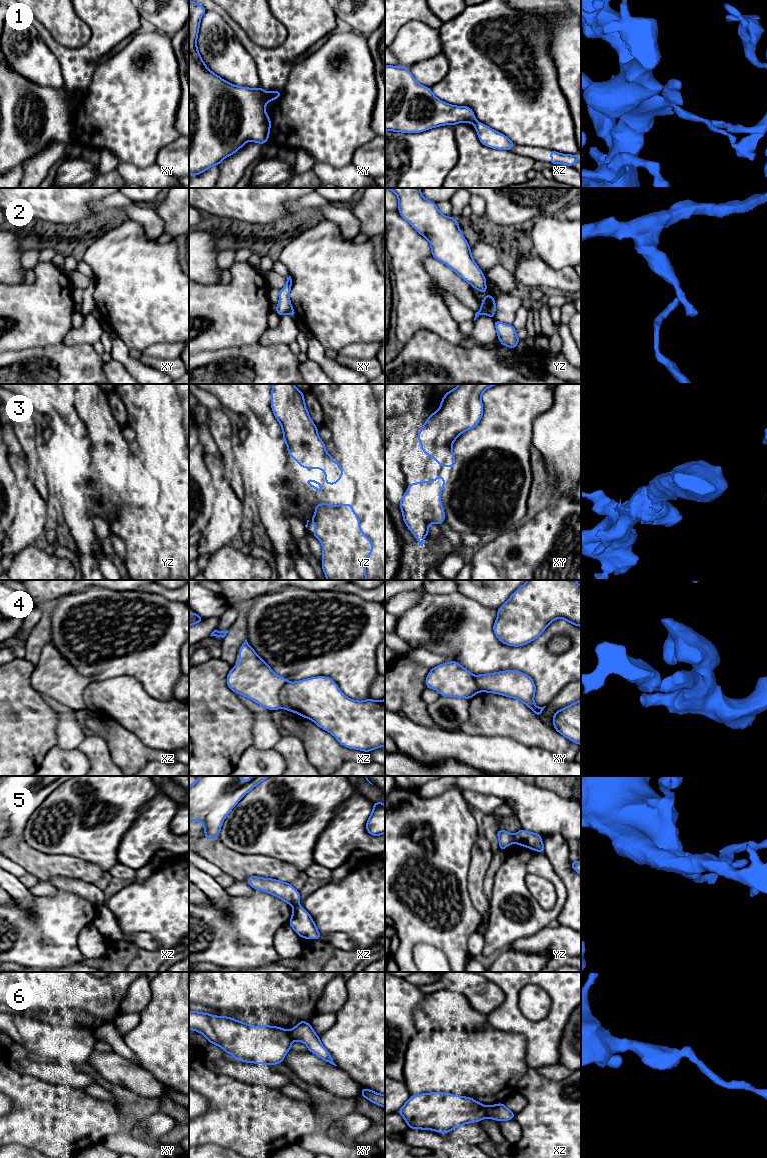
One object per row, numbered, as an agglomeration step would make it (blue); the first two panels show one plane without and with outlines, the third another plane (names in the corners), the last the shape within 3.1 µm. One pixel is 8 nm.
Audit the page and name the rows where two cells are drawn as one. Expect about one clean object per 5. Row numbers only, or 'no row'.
1, 2, 4, 5, 6

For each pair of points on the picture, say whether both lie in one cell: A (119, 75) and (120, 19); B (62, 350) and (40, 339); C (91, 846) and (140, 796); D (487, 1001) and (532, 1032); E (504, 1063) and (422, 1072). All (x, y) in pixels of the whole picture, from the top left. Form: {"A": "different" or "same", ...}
{"A": "different", "B": "different", "C": "same", "D": "different", "E": "same"}

